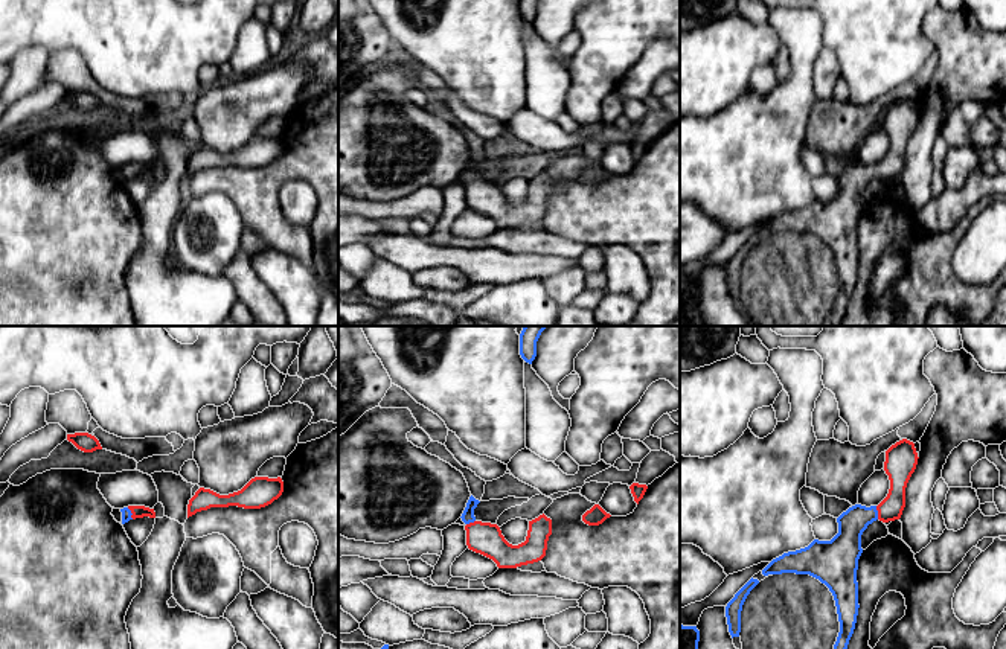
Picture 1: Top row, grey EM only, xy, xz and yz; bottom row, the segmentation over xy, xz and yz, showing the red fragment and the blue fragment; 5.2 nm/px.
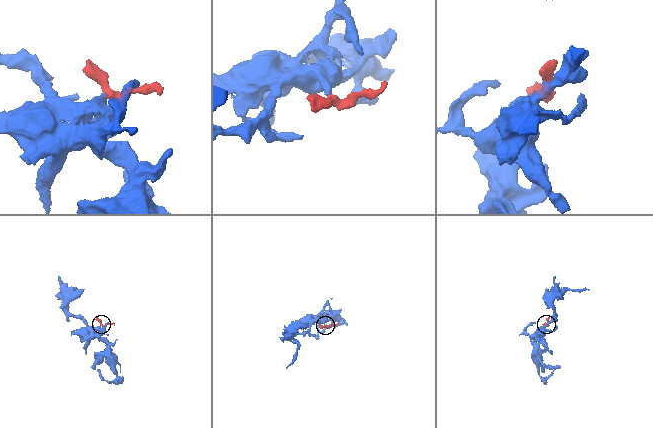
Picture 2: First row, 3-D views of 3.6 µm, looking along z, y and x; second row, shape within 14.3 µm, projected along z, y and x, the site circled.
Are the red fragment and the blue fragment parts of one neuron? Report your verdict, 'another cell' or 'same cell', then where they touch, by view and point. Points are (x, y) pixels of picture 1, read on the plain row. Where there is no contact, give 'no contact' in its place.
same cell | yz (878, 171)

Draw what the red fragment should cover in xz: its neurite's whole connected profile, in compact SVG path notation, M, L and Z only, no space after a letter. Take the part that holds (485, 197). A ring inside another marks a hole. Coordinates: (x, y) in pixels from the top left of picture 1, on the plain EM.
M473 154L462 172L462 180L466 183L466 204L469 209L492 218L498 227L517 227L533 222L546 215L547 200L552 193L552 178L544 172L529 180L526 200L512 204L509 203L497 183L477 180L474 168L480 160Z

